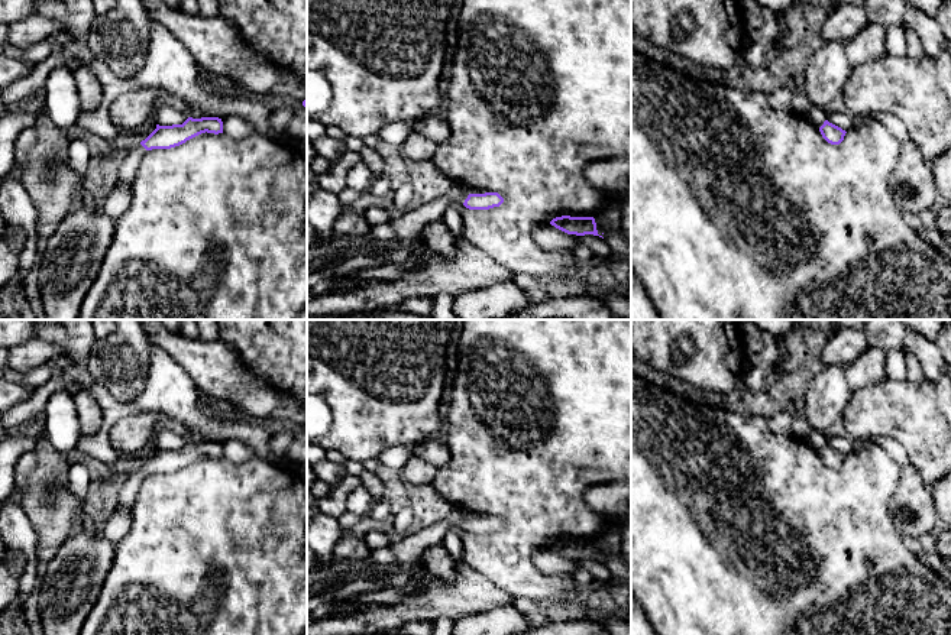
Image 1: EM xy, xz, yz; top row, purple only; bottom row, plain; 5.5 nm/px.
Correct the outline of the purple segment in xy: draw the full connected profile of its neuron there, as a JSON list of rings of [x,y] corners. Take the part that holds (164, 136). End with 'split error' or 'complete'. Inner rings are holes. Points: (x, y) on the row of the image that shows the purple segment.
[[[188,117],[182,124],[159,126],[140,142],[146,150],[171,149],[185,143],[201,133],[223,133],[223,122],[219,117]]]; complete

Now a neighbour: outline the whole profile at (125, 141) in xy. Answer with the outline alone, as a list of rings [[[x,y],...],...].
[[[146,124],[140,133],[119,133],[119,136],[110,140],[110,143],[113,148],[127,150],[145,140],[155,129],[156,124]]]

